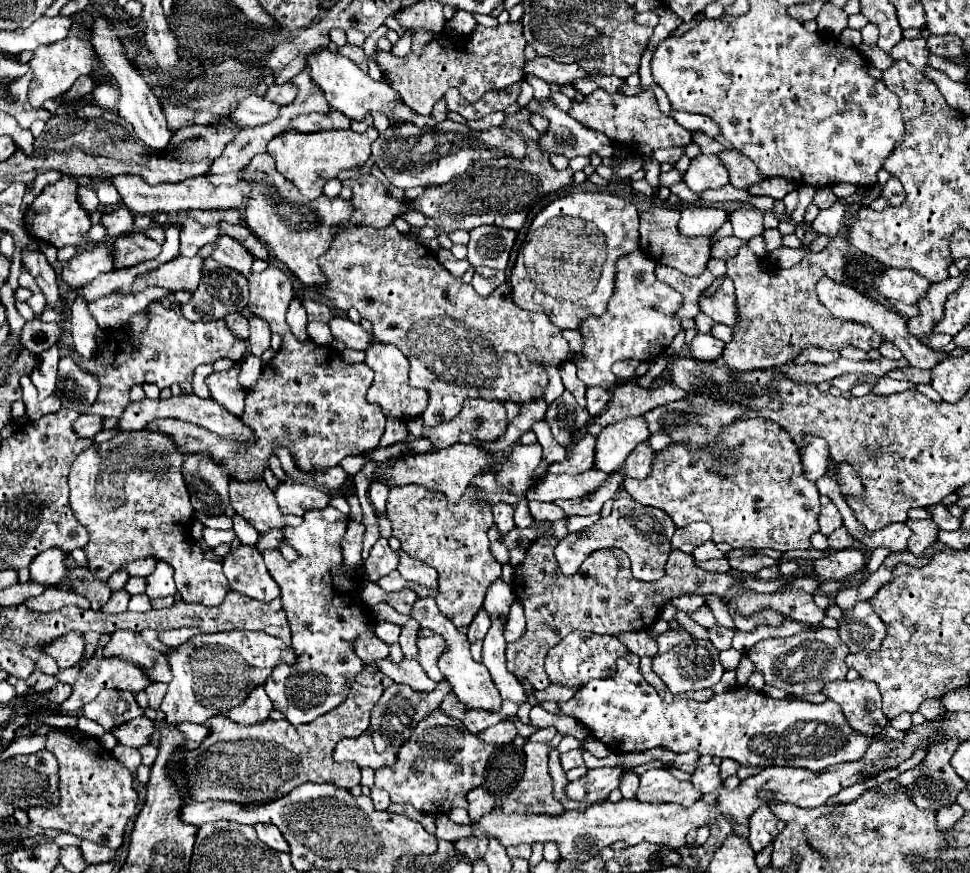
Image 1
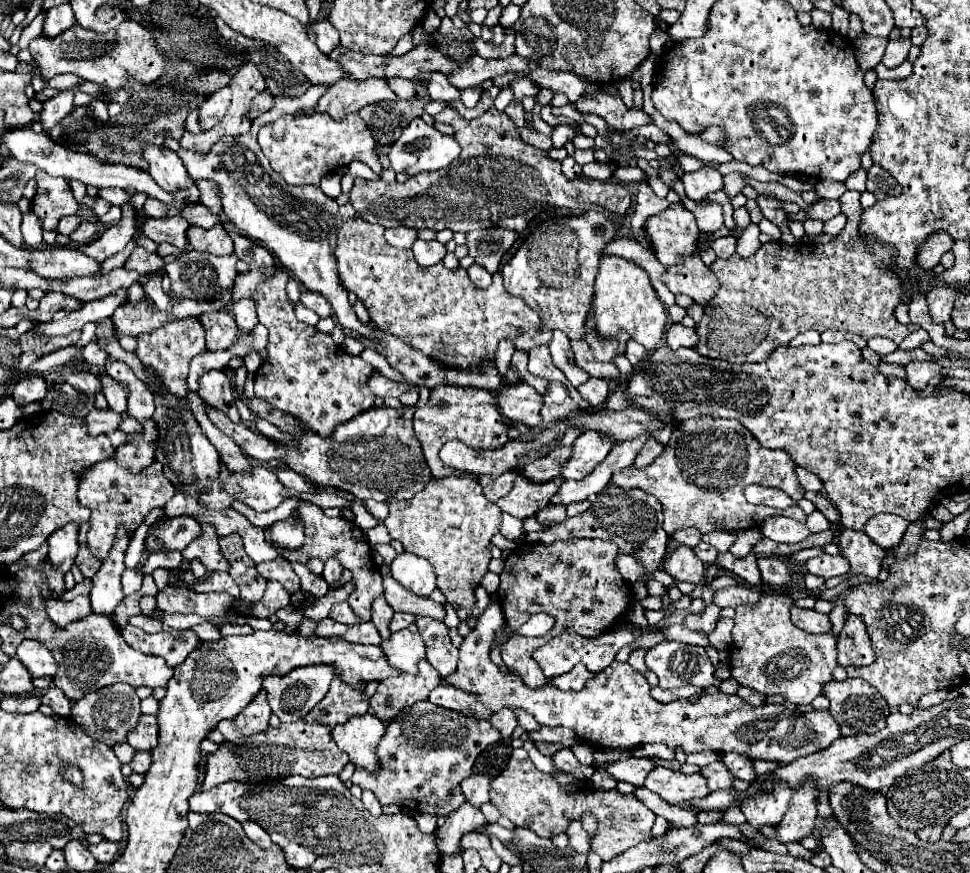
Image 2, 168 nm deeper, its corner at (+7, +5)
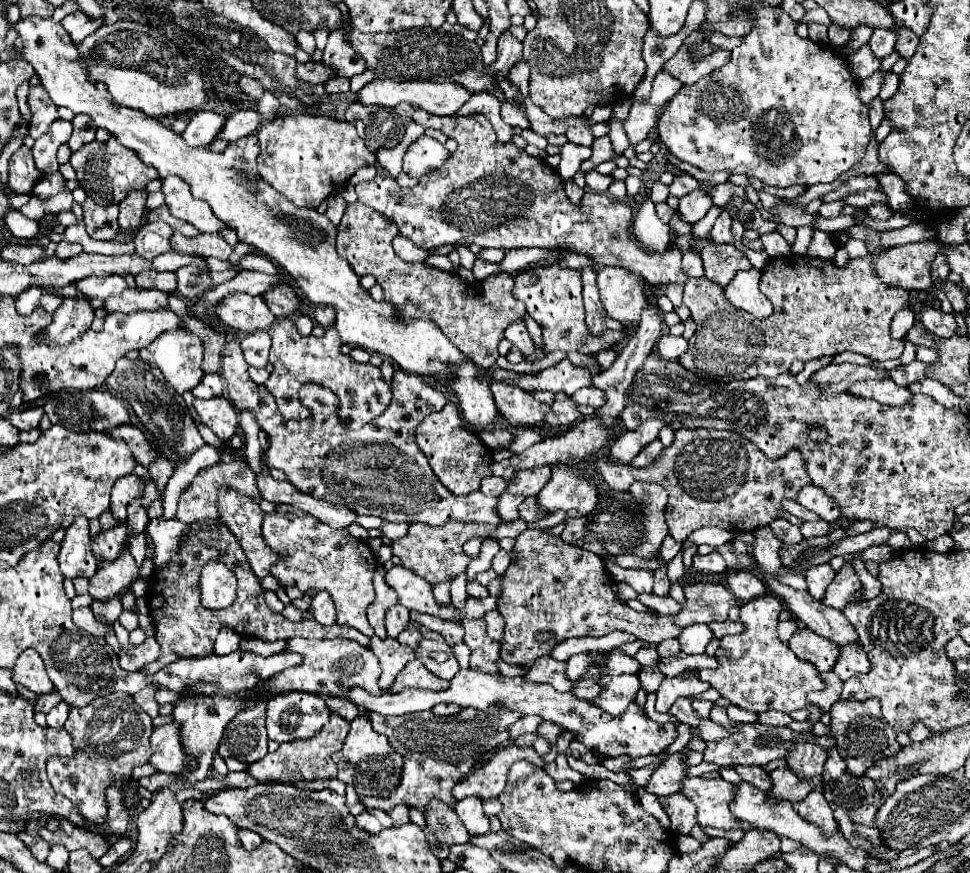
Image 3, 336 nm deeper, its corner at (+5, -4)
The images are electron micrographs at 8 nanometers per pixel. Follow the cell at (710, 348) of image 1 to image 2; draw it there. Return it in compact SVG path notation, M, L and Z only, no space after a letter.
M673 323L667 327L667 339L665 339L667 347L671 349L679 349L679 347L695 347L697 343L697 333L691 327L683 327L681 323Z

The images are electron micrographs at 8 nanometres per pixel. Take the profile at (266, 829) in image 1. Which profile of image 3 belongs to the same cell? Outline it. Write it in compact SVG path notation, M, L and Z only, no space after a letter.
M239 830L239 840L243 844L245 850L255 850L261 846L261 836L257 836L255 832L249 832L249 830Z

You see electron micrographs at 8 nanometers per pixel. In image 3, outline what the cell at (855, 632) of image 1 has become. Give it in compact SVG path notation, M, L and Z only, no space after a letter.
M857 642L857 644L847 644L841 648L841 656L839 656L837 664L833 666L833 672L841 680L847 680L855 674L867 674L869 668L871 668L871 662L867 658L867 652Z

